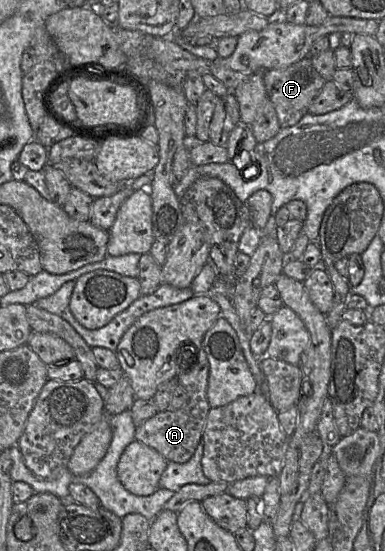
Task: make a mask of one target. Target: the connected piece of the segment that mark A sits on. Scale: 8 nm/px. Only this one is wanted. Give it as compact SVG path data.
M193 343L192 346L196 349L196 357L190 359L190 363L185 366L193 365L181 371L177 377L179 384L185 388L188 394L188 403L177 410L168 409L157 412L153 417L136 427L135 431L135 440L155 449L167 461L180 464L187 462L193 456L202 440L206 420L211 408L207 398L209 361L203 346L196 346Z

